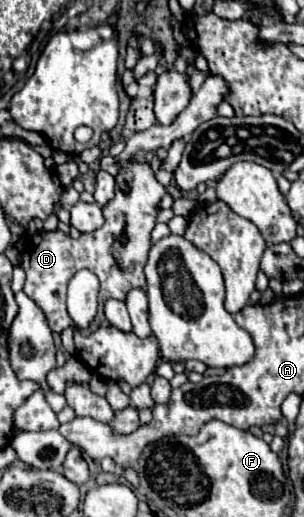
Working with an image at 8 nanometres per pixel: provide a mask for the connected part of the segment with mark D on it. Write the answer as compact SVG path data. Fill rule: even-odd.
M131 159L121 163L119 173L115 175L115 197L103 207L105 223L101 229L85 235L81 233L79 239L71 239L61 231L53 231L53 233L41 231L31 237L21 257L21 265L27 273L23 291L43 309L49 321L49 327L53 331L61 333L65 327L75 329L75 323L67 313L65 299L67 299L67 283L79 269L93 271L101 281L99 311L87 329L77 329L83 335L89 335L99 327L99 321L103 319L105 299L109 297L123 299L127 295L127 289L133 289L133 287L141 289L145 285L143 267L151 247L151 231L155 227L155 217L157 217L155 207L165 193L167 191L155 179L151 165L143 159ZM109 257L117 261L117 267L109 267L109 261L111 261Z

